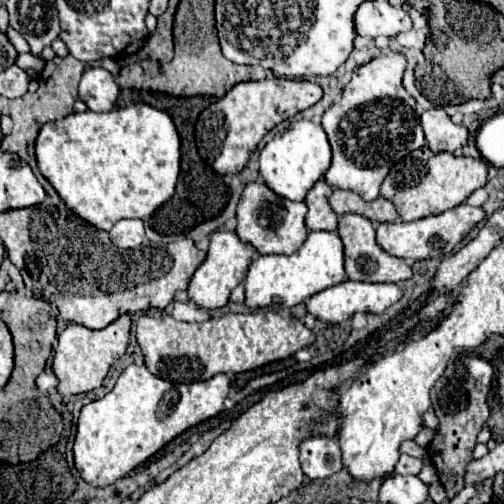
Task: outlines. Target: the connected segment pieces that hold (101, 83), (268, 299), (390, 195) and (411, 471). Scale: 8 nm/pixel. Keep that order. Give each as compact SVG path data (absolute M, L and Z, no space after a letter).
M94 67L82 75L78 93L80 93L80 101L84 101L90 111L104 113L114 109L120 89L114 83L114 77L106 69Z
M310 231L304 245L292 255L260 255L250 263L244 291L250 309L284 303L294 307L314 293L346 281L344 273L344 247L336 231Z
M420 147L398 161L384 183L380 185L380 197L392 201L402 221L416 221L422 217L444 213L468 199L468 195L488 181L488 165L474 157L454 157L452 153L432 153L428 147Z
M400 455L394 471L400 473L400 475L418 475L426 463L428 463L428 459L418 459L418 457L410 457L410 455Z

